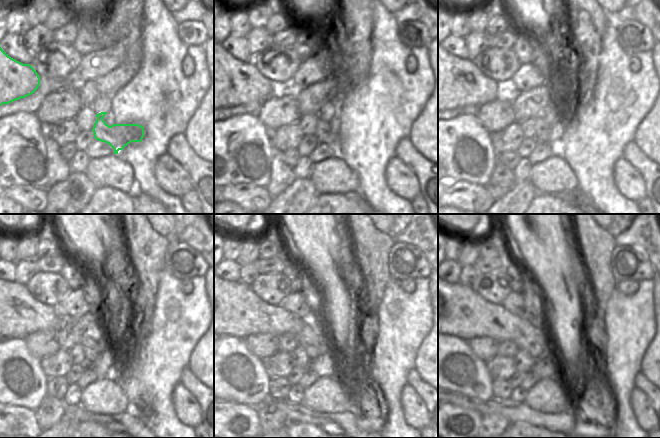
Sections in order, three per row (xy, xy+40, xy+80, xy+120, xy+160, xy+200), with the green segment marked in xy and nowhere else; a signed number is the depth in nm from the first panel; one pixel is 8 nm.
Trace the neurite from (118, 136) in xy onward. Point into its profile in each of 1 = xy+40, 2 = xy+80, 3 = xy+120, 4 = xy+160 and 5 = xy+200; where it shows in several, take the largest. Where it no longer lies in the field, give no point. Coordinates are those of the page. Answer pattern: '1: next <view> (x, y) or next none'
1: next xy+40 (323, 134)
2: next xy+80 (543, 125)
3: next xy+120 (92, 348)
4: next xy+160 (234, 310)
5: next xy+200 (458, 311)

